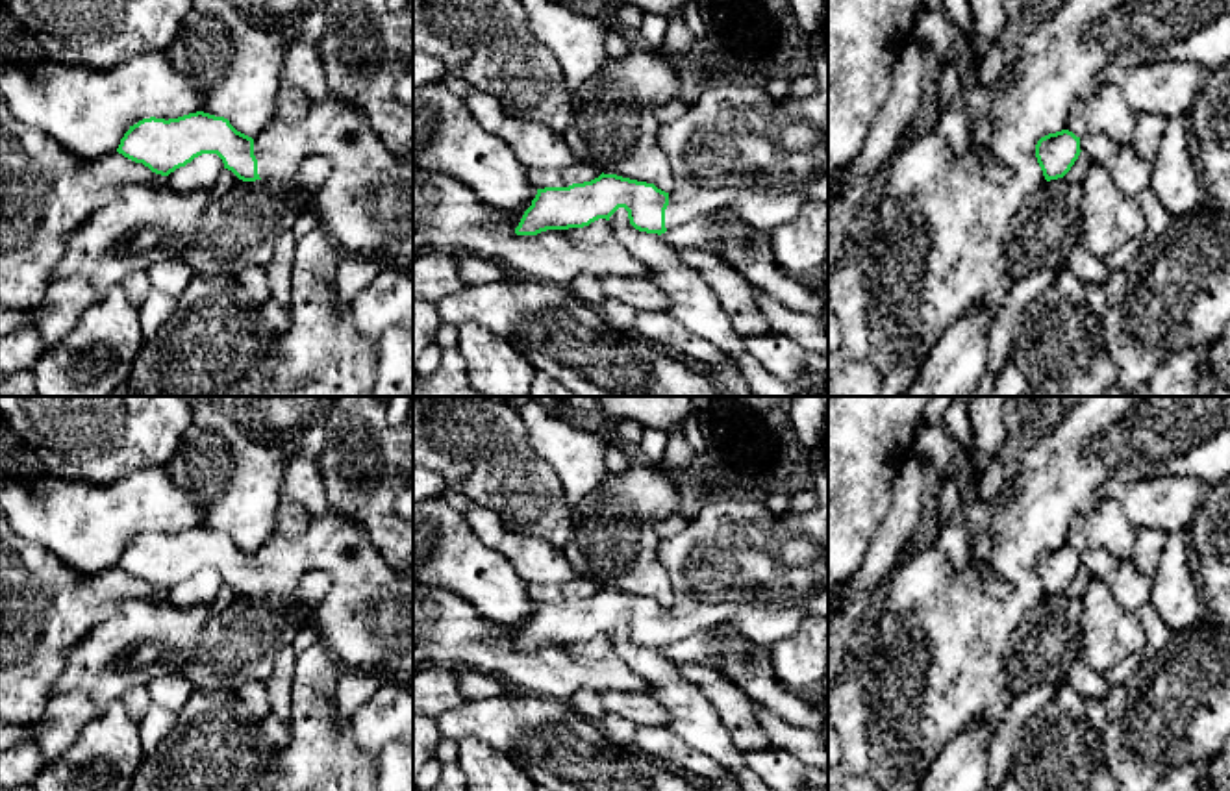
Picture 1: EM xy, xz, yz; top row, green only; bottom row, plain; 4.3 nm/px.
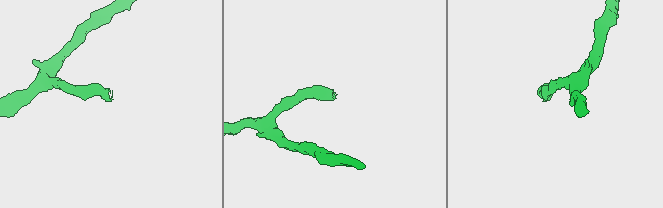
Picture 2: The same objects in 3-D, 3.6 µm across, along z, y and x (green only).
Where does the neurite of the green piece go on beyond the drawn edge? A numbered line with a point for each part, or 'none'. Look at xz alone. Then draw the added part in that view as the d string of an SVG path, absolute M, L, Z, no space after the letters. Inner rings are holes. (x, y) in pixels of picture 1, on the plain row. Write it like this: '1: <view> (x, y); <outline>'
1: xz (738, 562); M722 498L691 517L680 534L661 539L658 558L674 595L665 624L667 645L730 622L750 643L771 647L793 635L810 615L828 619L828 511L776 513L763 502Z

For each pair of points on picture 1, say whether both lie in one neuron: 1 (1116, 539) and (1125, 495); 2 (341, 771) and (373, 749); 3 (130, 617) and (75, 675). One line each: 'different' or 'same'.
1: different
2: different
3: same

